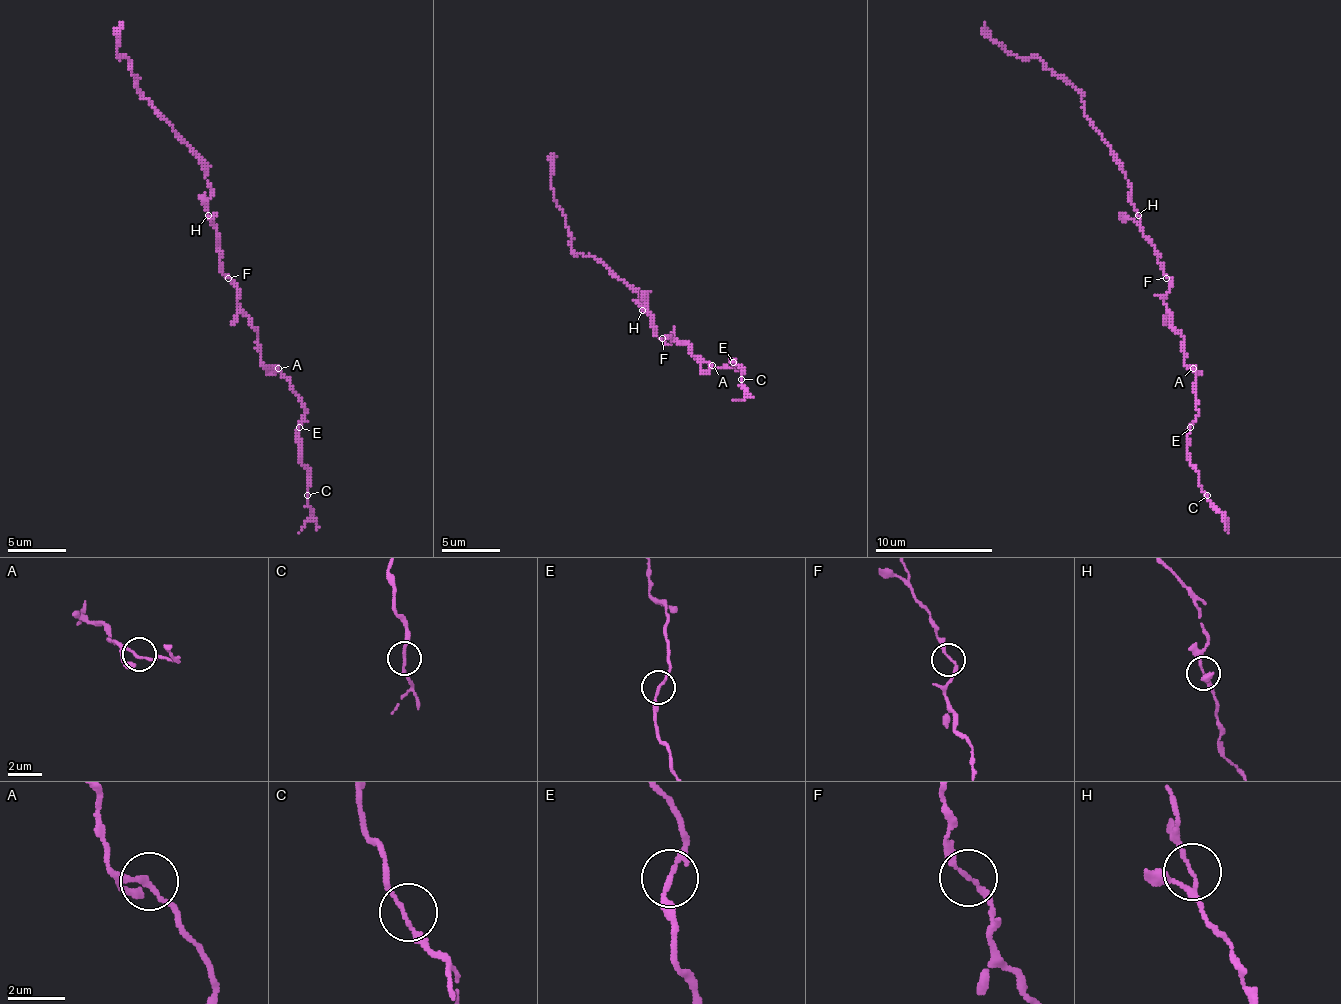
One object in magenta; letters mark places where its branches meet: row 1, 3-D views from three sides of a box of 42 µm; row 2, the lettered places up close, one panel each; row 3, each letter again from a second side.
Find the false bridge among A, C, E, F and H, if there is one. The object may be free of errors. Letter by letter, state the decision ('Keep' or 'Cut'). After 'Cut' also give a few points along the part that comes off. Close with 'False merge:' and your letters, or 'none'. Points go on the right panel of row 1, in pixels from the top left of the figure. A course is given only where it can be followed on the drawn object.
A: Keep
C: Keep
E: Keep
F: Keep
H: Keep
False merge: none

